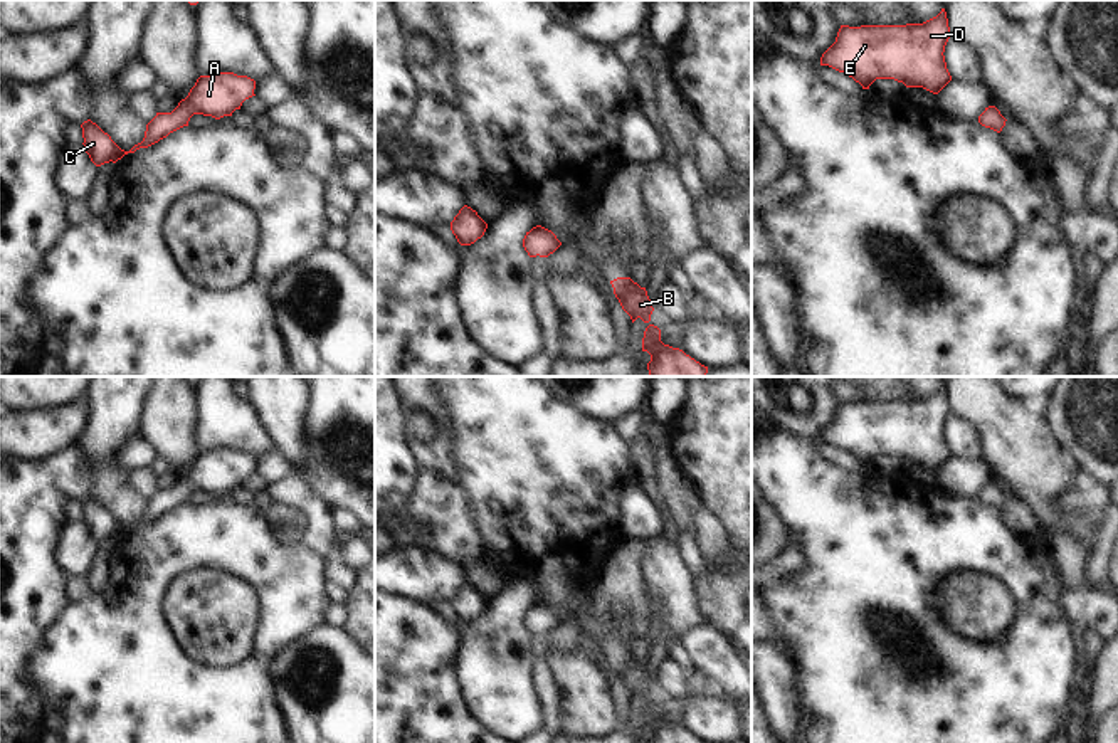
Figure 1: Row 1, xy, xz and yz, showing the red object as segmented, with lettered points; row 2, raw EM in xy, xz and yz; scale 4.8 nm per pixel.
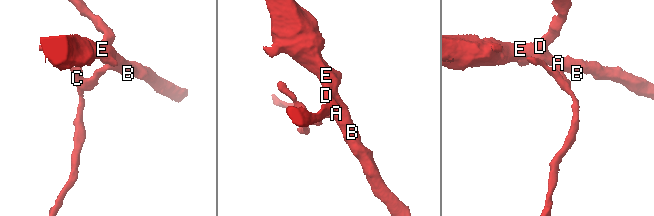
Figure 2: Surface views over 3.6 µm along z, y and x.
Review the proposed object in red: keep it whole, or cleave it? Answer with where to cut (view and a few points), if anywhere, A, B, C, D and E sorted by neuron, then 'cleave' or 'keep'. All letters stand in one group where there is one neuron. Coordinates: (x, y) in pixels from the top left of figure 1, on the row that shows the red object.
no cut; A B C D E; keep

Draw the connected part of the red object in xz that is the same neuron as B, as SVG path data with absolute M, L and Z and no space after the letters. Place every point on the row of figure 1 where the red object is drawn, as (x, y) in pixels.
M630 277L610 281L614 294L632 323L641 318L649 326L644 331L642 351L651 355L647 363L649 377L706 377L708 366L701 365L679 348L661 341L661 329L651 324L654 311L646 287L641 287Z

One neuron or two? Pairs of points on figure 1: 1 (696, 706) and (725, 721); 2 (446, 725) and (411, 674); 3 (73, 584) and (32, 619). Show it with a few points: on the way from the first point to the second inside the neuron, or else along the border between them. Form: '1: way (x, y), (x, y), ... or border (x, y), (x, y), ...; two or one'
1: way (703, 713), (710, 720), (718, 721); one
2: way (434, 713), (411, 686); one
3: border (64, 574), (64, 595), (69, 600); two

